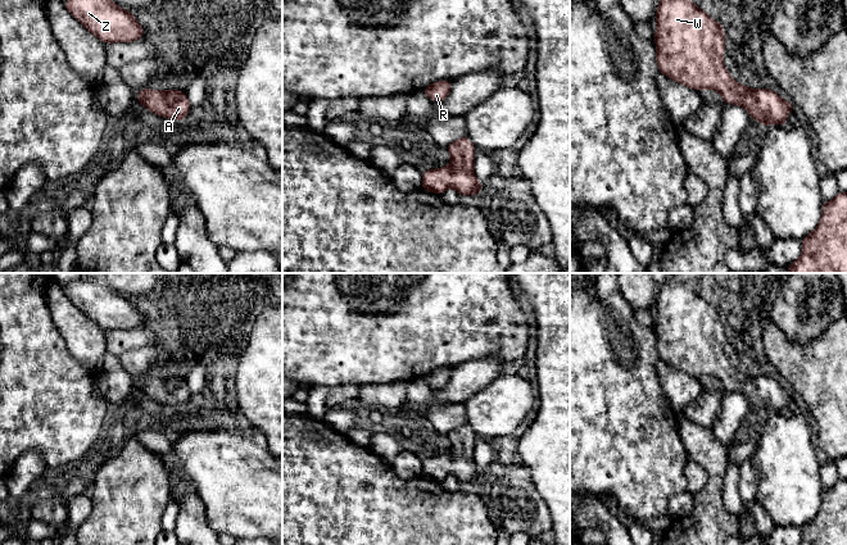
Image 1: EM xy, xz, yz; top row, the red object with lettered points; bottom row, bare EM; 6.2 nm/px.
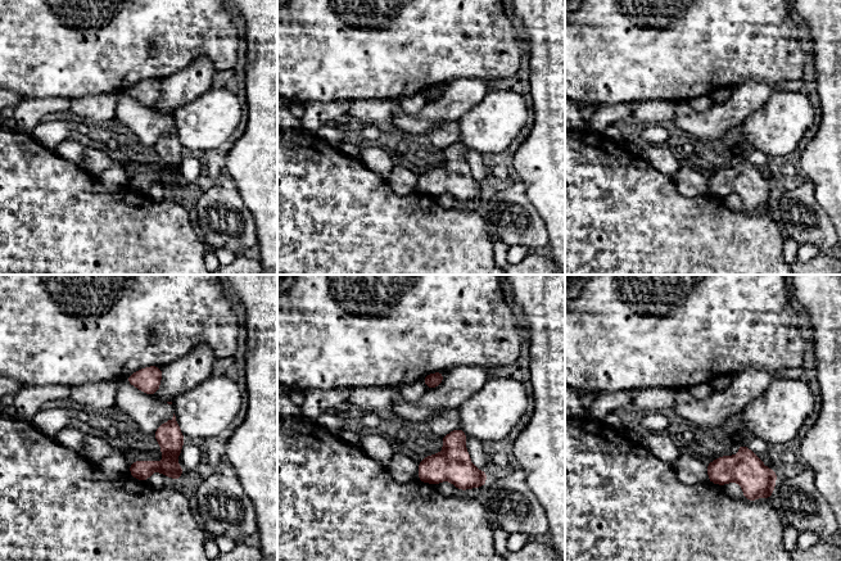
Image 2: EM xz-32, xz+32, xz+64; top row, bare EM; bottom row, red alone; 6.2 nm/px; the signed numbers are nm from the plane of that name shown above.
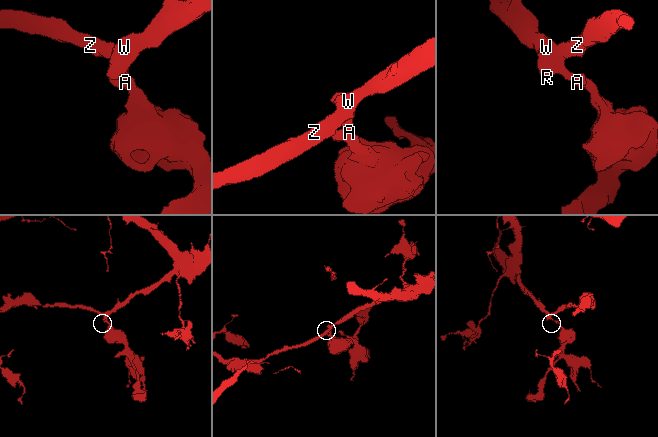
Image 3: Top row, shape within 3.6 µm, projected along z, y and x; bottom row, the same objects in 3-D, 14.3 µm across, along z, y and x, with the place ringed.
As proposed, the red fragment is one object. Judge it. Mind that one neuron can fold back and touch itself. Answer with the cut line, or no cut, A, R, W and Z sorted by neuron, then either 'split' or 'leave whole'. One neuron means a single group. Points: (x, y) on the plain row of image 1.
no cut | A R W Z | leave whole

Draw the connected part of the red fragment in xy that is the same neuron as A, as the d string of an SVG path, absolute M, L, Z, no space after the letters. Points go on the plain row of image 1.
M149 377L137 378L139 392L145 394L149 399L160 404L171 405L178 410L184 408L192 392L189 390L187 382L180 377Z

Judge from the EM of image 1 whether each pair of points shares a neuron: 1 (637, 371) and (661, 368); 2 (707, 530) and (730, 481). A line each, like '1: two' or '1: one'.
1: two
2: two

